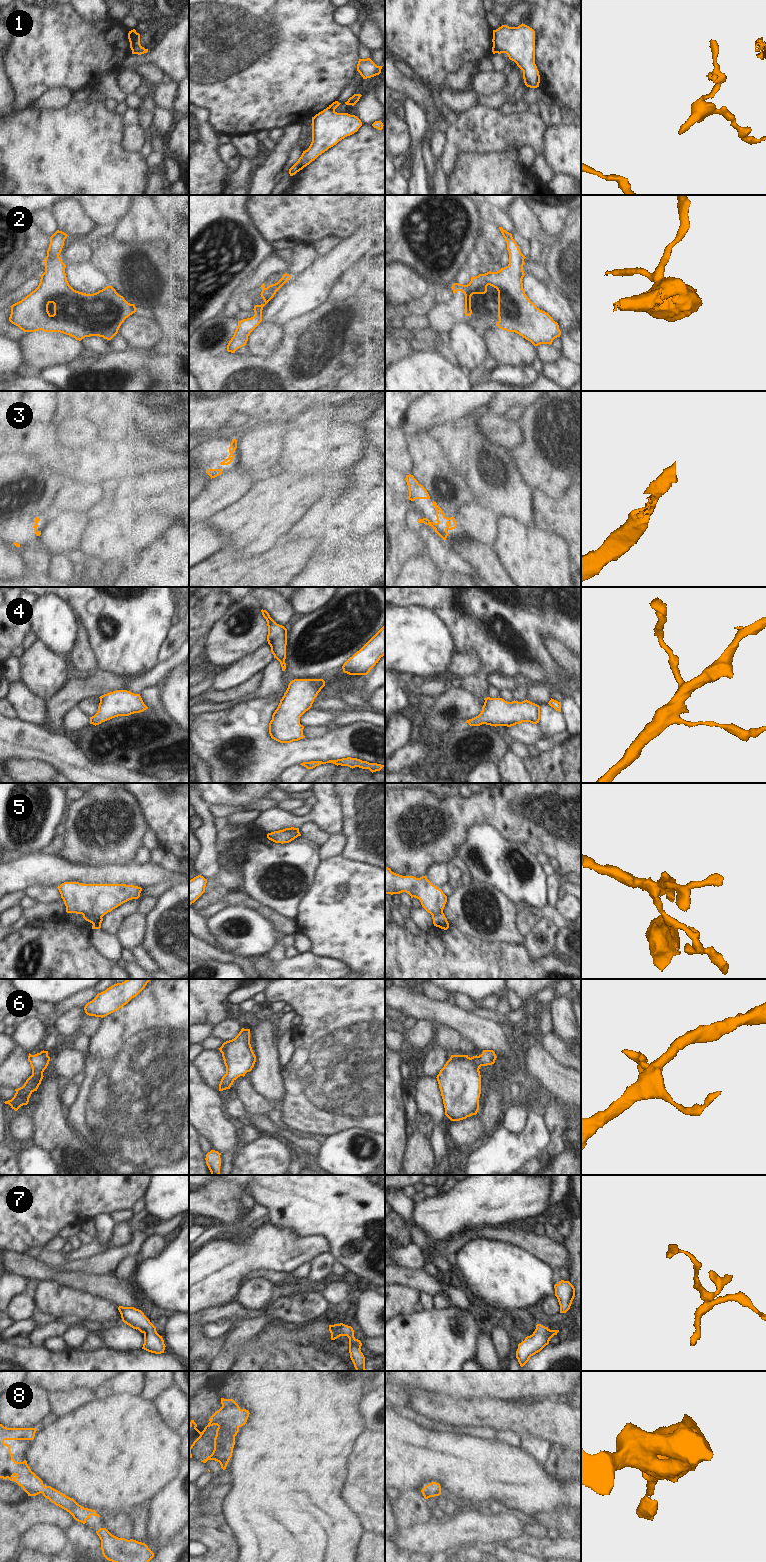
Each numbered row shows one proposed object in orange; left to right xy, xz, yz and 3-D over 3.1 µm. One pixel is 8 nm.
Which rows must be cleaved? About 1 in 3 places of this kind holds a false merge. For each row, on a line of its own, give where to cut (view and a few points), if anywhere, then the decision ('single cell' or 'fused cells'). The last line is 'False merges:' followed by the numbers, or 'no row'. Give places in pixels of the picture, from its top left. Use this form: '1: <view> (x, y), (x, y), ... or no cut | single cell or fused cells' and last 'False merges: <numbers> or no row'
1: xy (139, 35), (130, 47) | fused cells
2: no cut | single cell
3: no cut | single cell
4: no cut | single cell
5: xy (83, 914), (89, 917), (101, 917) | fused cells
6: no cut | single cell
7: no cut | single cell
8: no cut | single cell
False merges: 1, 5

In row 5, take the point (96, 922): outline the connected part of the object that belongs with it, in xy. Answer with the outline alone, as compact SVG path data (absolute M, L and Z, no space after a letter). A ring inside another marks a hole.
M83 915L83 918L86 921L88 921L88 922L93 924L92 929L100 929L101 928L101 923L103 921L102 917L95 918L95 917L87 917L87 916Z

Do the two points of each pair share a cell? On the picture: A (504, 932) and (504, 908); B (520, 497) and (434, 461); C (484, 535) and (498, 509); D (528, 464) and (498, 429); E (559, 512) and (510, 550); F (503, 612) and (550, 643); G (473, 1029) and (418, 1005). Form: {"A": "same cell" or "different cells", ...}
{"A": "same cell", "B": "different cells", "C": "different cells", "D": "different cells", "E": "different cells", "F": "different cells", "G": "same cell"}

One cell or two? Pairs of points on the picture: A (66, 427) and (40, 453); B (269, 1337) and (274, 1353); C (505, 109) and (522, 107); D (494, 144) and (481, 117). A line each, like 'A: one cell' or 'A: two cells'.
A: two cells
B: two cells
C: one cell
D: one cell

